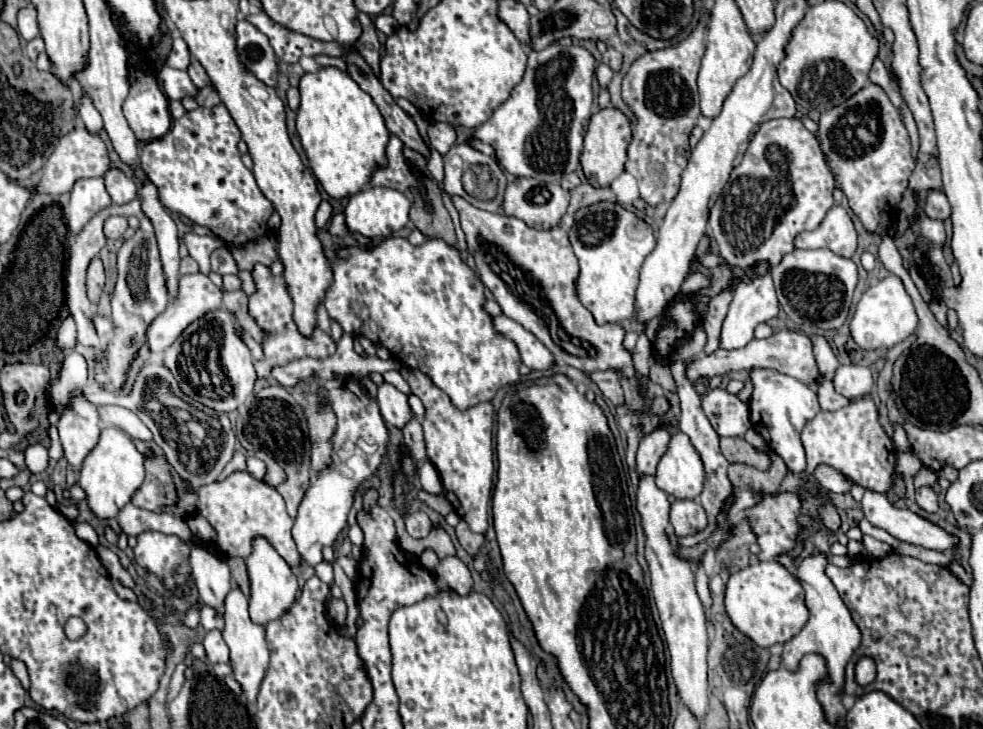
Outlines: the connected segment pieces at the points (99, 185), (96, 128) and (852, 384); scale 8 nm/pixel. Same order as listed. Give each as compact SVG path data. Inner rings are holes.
M103 178L77 180L69 200L69 218L67 218L69 230L79 232L79 228L83 228L83 224L87 224L91 216L95 216L95 212L107 208L109 204L111 196L105 188Z
M85 94L85 96L81 98L79 114L81 114L81 118L83 118L83 122L85 122L85 126L87 126L89 132L101 132L101 128L103 128L103 118L99 116L97 108L93 106L91 96Z
M853 364L839 366L833 376L833 386L835 386L835 392L839 392L849 400L865 396L873 386L871 370L865 366L853 366Z

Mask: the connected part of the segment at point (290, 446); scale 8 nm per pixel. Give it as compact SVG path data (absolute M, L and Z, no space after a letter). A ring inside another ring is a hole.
M265 386L255 394L255 402L247 414L239 416L235 422L235 434L245 450L259 450L263 448L269 452L277 464L287 472L287 482L277 486L277 492L283 496L287 504L287 512L291 518L297 516L297 508L309 488L311 480L311 468L309 468L309 456L311 456L311 442L307 436L307 418L303 408L295 402L295 398L283 388L283 386Z

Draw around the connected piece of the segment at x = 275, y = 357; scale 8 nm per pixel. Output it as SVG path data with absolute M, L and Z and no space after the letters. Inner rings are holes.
M257 264L253 270L253 280L257 284L257 292L253 296L249 296L249 312L257 320L257 324L269 332L267 340L263 342L265 358L255 364L257 374L261 378L267 378L271 366L275 366L275 364L287 364L291 360L307 358L307 356L329 358L335 354L335 342L323 330L315 332L315 340L303 340L303 336L299 336L299 332L291 320L291 298L287 296L287 288L283 288L281 276L273 276L267 266Z

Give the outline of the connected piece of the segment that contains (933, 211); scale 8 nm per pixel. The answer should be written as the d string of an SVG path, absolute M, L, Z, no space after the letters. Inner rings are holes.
M929 190L925 196L923 208L925 208L927 218L931 218L931 220L945 222L949 218L949 202L941 190Z

